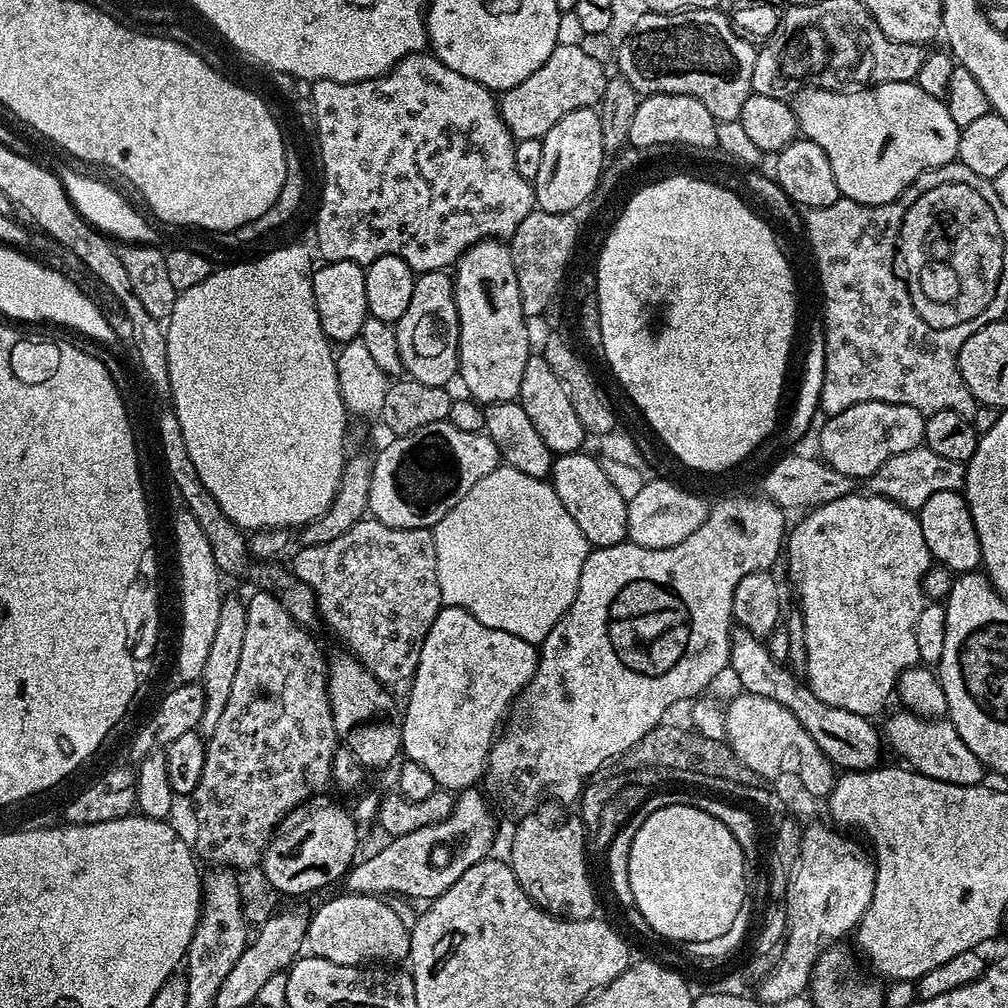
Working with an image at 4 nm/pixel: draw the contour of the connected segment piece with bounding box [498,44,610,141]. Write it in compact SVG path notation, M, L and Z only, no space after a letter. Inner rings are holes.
M557 44L550 58L546 58L530 78L518 82L518 86L499 97L500 117L512 132L513 140L541 139L552 129L554 122L566 118L570 110L596 108L610 77L604 72L605 65L590 58L579 45Z

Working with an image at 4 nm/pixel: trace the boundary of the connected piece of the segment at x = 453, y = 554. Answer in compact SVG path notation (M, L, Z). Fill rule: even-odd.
M505 464L491 471L490 474L486 474L484 478L480 478L470 493L466 494L465 498L462 498L461 502L454 506L454 510L450 510L449 514L446 514L445 518L442 518L442 521L435 525L432 533L435 538L435 557L438 565L441 603L445 607L465 609L468 613L474 614L483 625L490 626L491 629L505 630L505 632L514 634L515 637L522 638L523 641L537 646L545 640L546 634L553 629L562 614L569 609L578 590L582 566L585 565L588 553L592 549L588 539L579 529L578 522L575 522L574 518L567 513L566 506L563 506L562 500L558 498L557 492L553 490L549 481L523 474L520 470L514 470L513 467Z

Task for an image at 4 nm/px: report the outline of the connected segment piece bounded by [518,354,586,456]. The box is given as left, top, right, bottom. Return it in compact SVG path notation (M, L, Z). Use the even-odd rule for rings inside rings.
M542 354L529 355L526 370L522 370L522 386L518 402L522 410L530 418L534 430L538 430L542 442L556 456L565 456L571 452L579 452L585 447L586 433L582 422L578 422L578 414L574 414L574 402L570 402L570 394L564 389L564 383L550 370L550 362Z

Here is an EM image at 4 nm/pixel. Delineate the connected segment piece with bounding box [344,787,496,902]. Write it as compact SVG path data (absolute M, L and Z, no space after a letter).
M470 787L459 793L453 801L452 812L444 820L414 830L410 834L391 837L376 854L370 858L355 863L349 869L344 879L344 886L353 895L379 895L388 896L390 892L402 894L410 898L422 898L424 902L436 899L446 892L478 861L487 859L496 834L496 822L492 814L493 809L481 789Z

